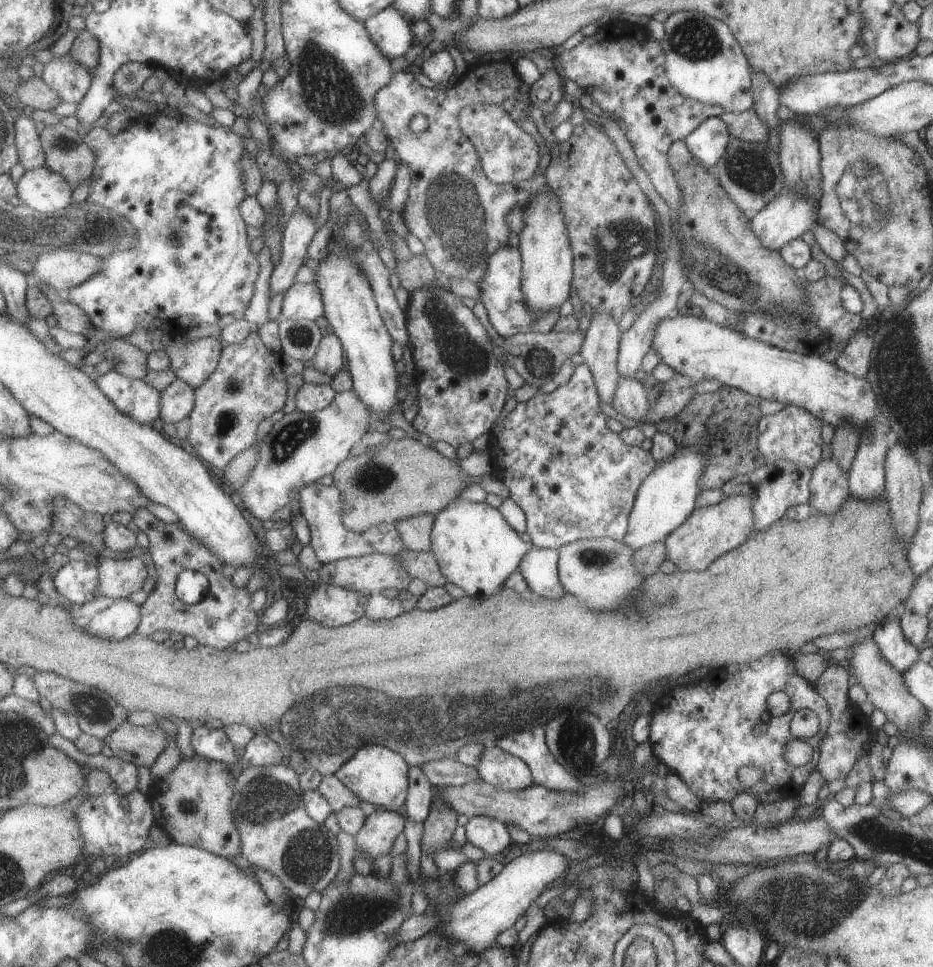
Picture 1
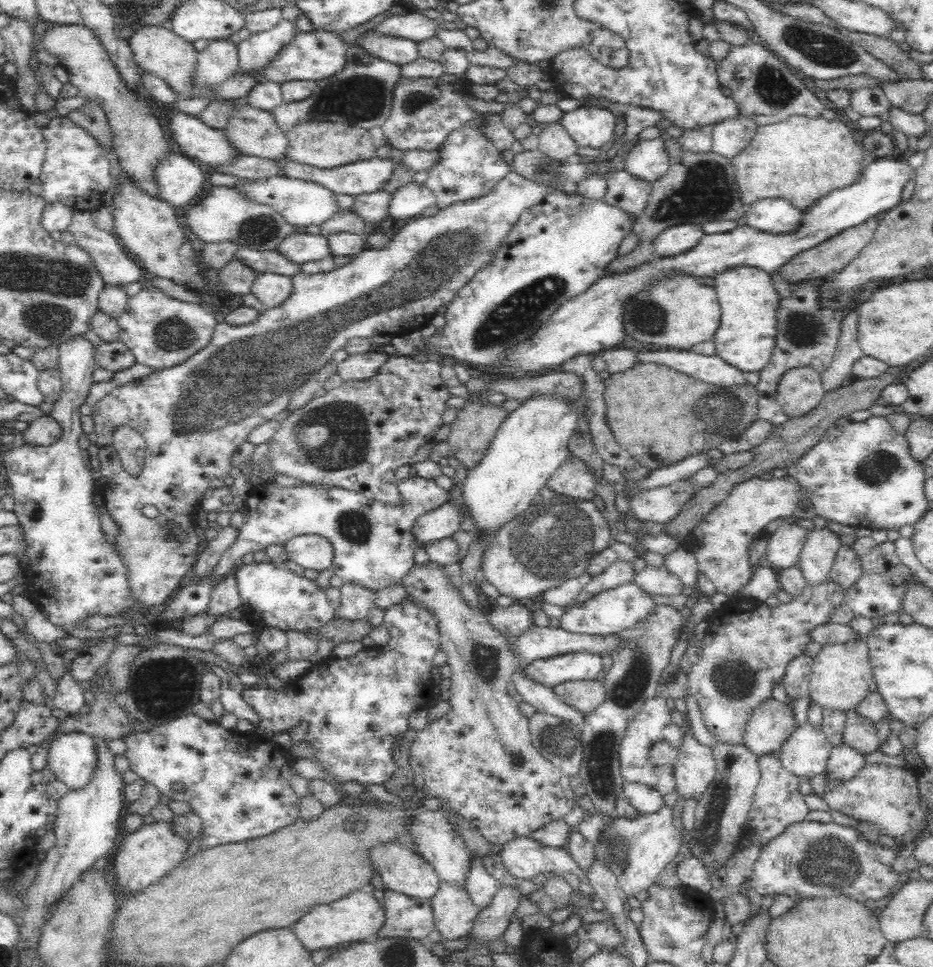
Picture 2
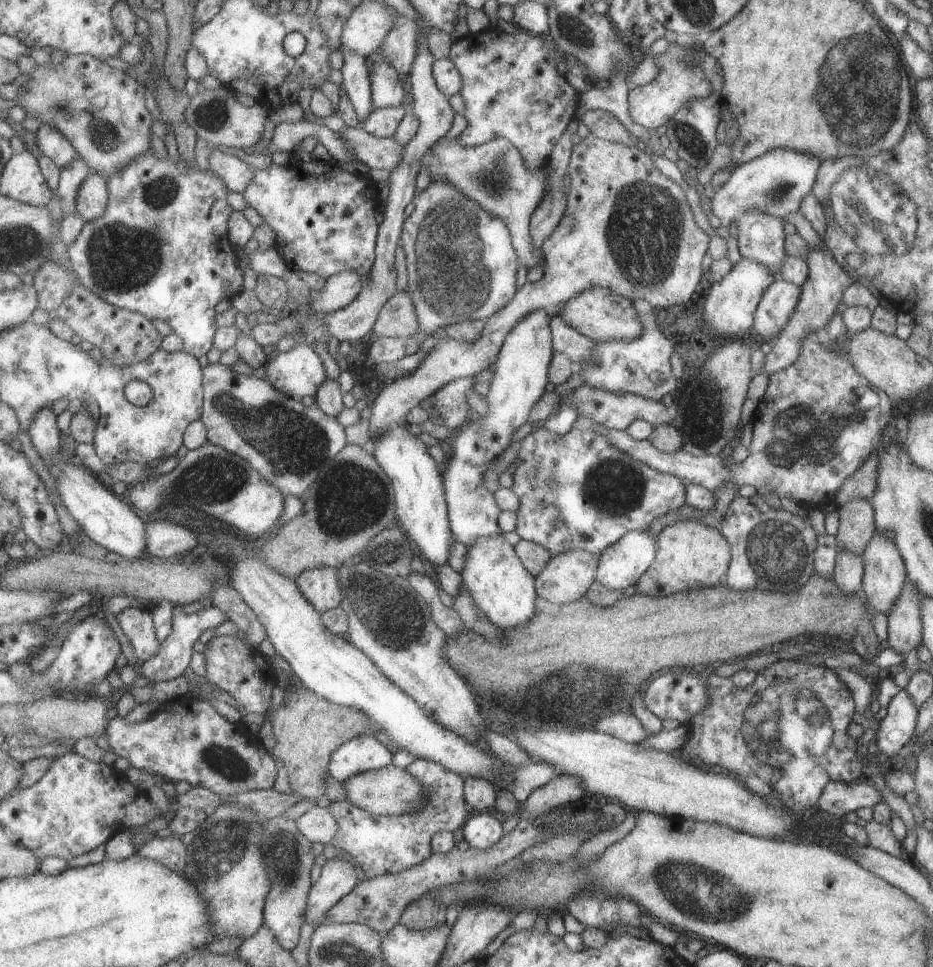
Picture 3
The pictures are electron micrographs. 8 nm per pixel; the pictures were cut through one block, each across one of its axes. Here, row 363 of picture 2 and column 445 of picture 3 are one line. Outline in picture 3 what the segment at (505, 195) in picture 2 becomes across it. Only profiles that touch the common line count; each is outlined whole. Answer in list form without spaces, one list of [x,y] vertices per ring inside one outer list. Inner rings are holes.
[[[432,180],[423,192],[415,194],[412,204],[414,210],[403,224],[400,246],[406,255],[409,276],[406,291],[413,296],[421,328],[413,338],[375,338],[368,356],[371,362],[377,364],[396,363],[417,353],[419,346],[429,336],[440,335],[442,329],[451,324],[492,317],[509,306],[520,289],[517,288],[517,270],[521,262],[508,223],[503,218],[497,218],[497,214],[491,214],[489,210],[479,206],[473,198],[469,198],[469,194],[453,186],[453,182],[443,180]]]

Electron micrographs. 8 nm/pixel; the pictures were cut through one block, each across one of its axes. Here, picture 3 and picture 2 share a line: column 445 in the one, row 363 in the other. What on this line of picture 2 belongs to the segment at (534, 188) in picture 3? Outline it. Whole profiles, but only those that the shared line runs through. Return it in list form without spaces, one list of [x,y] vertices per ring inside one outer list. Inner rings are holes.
[[[154,288],[142,289],[129,297],[126,308],[119,316],[117,323],[121,342],[132,352],[137,362],[155,370],[178,366],[190,356],[197,354],[211,342],[214,326],[217,324],[211,310],[202,304],[179,301]]]

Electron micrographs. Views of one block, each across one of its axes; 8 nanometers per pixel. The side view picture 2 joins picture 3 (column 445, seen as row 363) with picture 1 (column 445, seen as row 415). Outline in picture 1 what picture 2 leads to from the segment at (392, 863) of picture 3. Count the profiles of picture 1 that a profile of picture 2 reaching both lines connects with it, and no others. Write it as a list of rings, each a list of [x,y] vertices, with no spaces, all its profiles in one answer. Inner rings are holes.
[[[458,758],[434,760],[421,768],[431,784],[437,787],[457,788],[484,780],[477,766],[465,766]]]

